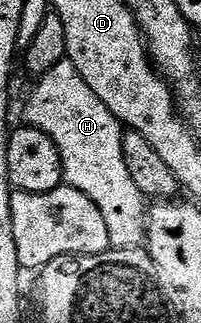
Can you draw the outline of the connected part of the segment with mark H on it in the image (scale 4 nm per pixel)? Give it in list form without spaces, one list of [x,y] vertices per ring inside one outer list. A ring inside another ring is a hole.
[[[65,58],[49,73],[38,76],[35,88],[27,99],[22,122],[37,129],[57,145],[63,166],[63,183],[77,189],[101,209],[105,226],[109,228],[112,251],[137,251],[147,241],[148,200],[133,185],[133,177],[125,165],[123,152],[123,124],[105,109],[101,97],[85,85],[85,77],[77,73],[77,65]]]

